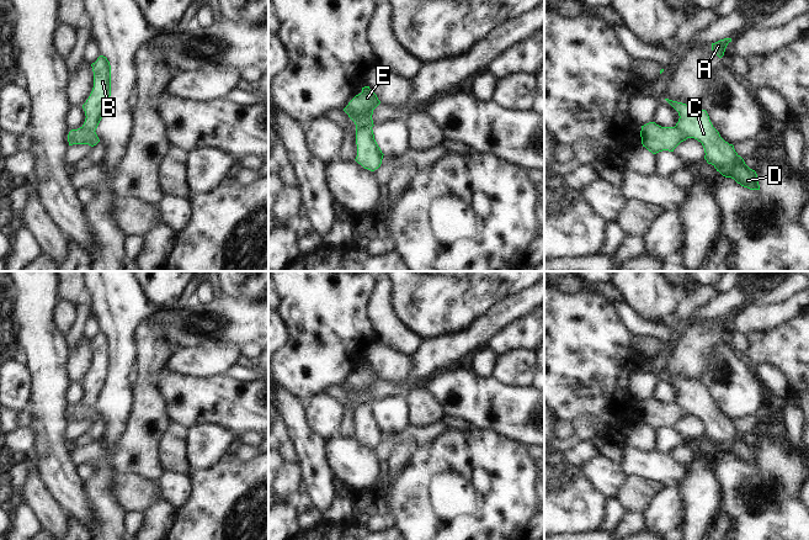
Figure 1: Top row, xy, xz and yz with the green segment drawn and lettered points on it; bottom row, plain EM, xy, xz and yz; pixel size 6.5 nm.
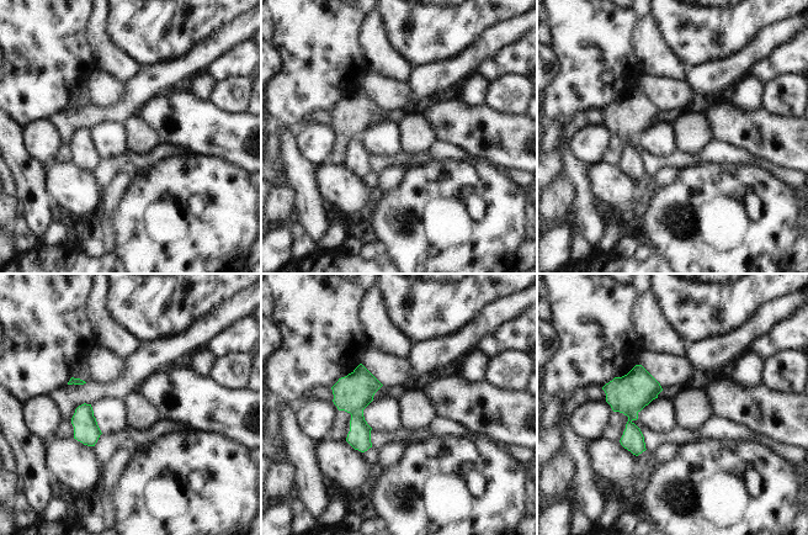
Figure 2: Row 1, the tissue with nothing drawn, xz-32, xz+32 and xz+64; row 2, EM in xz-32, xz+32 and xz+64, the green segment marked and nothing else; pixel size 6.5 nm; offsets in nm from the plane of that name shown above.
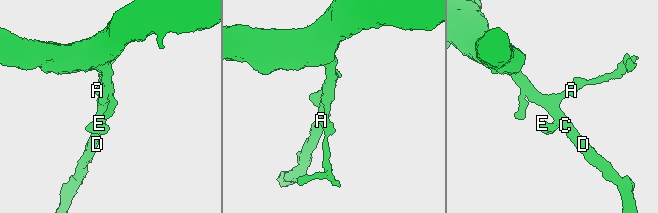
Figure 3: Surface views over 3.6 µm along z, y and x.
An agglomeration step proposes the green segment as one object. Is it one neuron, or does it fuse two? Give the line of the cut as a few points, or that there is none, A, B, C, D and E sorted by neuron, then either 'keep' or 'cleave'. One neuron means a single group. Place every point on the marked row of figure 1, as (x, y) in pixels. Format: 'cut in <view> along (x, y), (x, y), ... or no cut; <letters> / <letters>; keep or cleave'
cut in xz along (371, 126), (363, 126), (356, 133); A B C D / E; cleave

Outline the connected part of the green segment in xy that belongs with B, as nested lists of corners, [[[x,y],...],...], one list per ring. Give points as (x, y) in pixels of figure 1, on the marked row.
[[[100,55],[91,67],[94,72],[94,88],[83,105],[86,116],[83,127],[95,132],[111,96],[111,65],[106,57]]]

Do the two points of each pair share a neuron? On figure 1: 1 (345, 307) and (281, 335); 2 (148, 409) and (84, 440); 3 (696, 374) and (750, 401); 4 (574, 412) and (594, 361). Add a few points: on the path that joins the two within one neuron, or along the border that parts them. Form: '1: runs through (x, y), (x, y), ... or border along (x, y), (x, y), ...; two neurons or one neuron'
1: border along (281, 313), (289, 332), (289, 339), (281, 349); two neurons
2: border along (92, 440), (84, 446), (73, 448); two neurons
3: border along (714, 350), (712, 363), (704, 375), (704, 385); two neurons
4: runs through (580, 400), (592, 387), (589, 381), (589, 374); one neuron

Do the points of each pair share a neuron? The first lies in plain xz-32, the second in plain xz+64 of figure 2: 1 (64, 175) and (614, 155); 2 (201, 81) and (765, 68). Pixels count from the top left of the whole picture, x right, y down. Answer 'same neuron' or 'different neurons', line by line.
1: different neurons
2: different neurons

